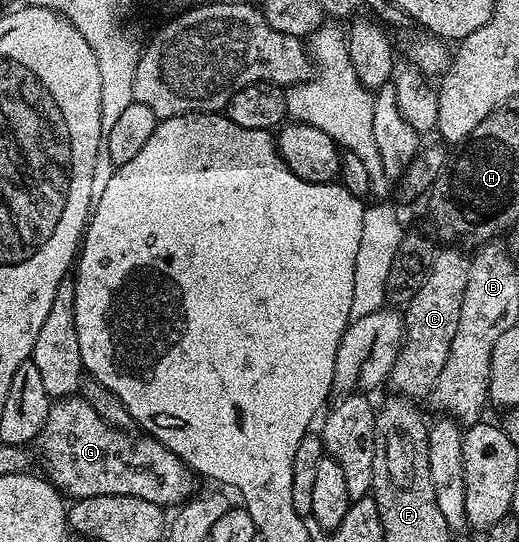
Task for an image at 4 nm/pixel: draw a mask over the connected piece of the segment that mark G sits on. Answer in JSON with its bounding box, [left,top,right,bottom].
[37,395,196,507]

